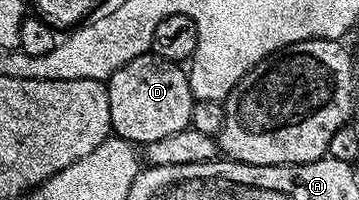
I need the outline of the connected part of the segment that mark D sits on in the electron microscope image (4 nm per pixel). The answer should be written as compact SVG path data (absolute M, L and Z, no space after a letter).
M152 52L141 54L136 60L124 64L124 68L108 79L108 89L110 129L127 142L149 144L164 140L187 129L196 114L196 99L190 91L187 71L179 63L158 58Z

